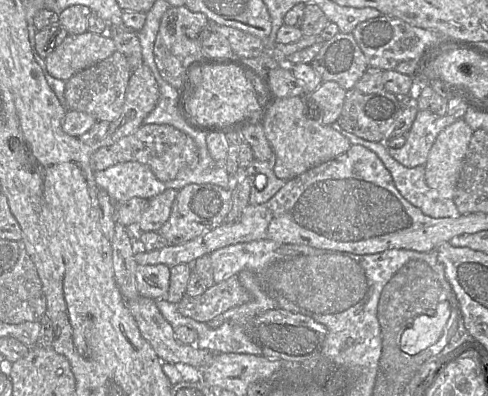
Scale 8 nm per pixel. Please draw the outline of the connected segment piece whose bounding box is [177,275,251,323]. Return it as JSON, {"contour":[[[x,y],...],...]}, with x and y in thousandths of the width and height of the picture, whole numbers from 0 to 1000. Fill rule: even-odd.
{"contour":[[[484,694],[441,715],[408,747],[379,745],[363,765],[363,775],[371,795],[424,816],[469,780],[512,758],[514,742],[492,717]]]}

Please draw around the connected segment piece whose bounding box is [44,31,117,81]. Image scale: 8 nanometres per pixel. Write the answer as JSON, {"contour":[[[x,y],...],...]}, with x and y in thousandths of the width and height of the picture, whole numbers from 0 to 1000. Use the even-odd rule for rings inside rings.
{"contour":[[[176,78],[139,86],[90,152],[98,184],[137,205],[156,184],[225,144],[240,129],[232,98]]]}

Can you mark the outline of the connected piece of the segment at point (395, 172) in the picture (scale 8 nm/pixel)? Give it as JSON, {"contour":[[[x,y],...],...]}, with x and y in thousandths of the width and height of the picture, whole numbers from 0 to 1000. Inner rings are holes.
{"contour":[[[689,306],[676,316],[707,343],[721,366],[740,366],[766,384],[799,434],[811,475],[844,518],[885,551],[941,551],[945,545],[930,505],[908,503],[879,475],[871,452],[871,422],[834,424],[811,407],[783,359],[746,354],[709,328]]]}

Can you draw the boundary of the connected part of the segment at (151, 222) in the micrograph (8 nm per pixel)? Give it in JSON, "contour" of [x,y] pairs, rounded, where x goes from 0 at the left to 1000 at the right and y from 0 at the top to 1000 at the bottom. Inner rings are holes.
{"contour":[[[342,477],[330,490],[305,503],[301,528],[289,540],[281,561],[291,586],[324,586],[346,553],[352,515],[365,492],[365,480]]]}

